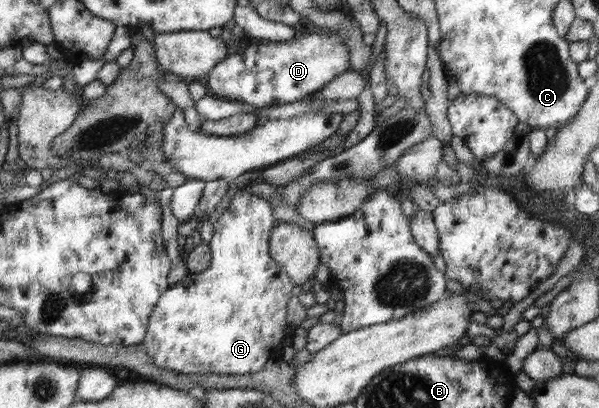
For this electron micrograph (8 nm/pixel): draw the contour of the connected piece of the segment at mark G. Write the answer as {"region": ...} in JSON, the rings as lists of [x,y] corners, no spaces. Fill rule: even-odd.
{"region":[[[247,188],[237,192],[229,202],[227,211],[213,223],[215,233],[207,242],[211,252],[211,265],[205,271],[189,273],[189,277],[177,281],[174,287],[160,296],[160,302],[157,302],[148,323],[148,333],[140,343],[157,367],[187,375],[255,374],[260,373],[269,362],[269,357],[273,355],[271,347],[281,345],[279,331],[283,331],[283,327],[287,325],[285,307],[291,297],[294,280],[272,259],[271,248],[267,247],[271,229],[275,227],[274,210],[269,202],[262,196],[253,195]]]}

